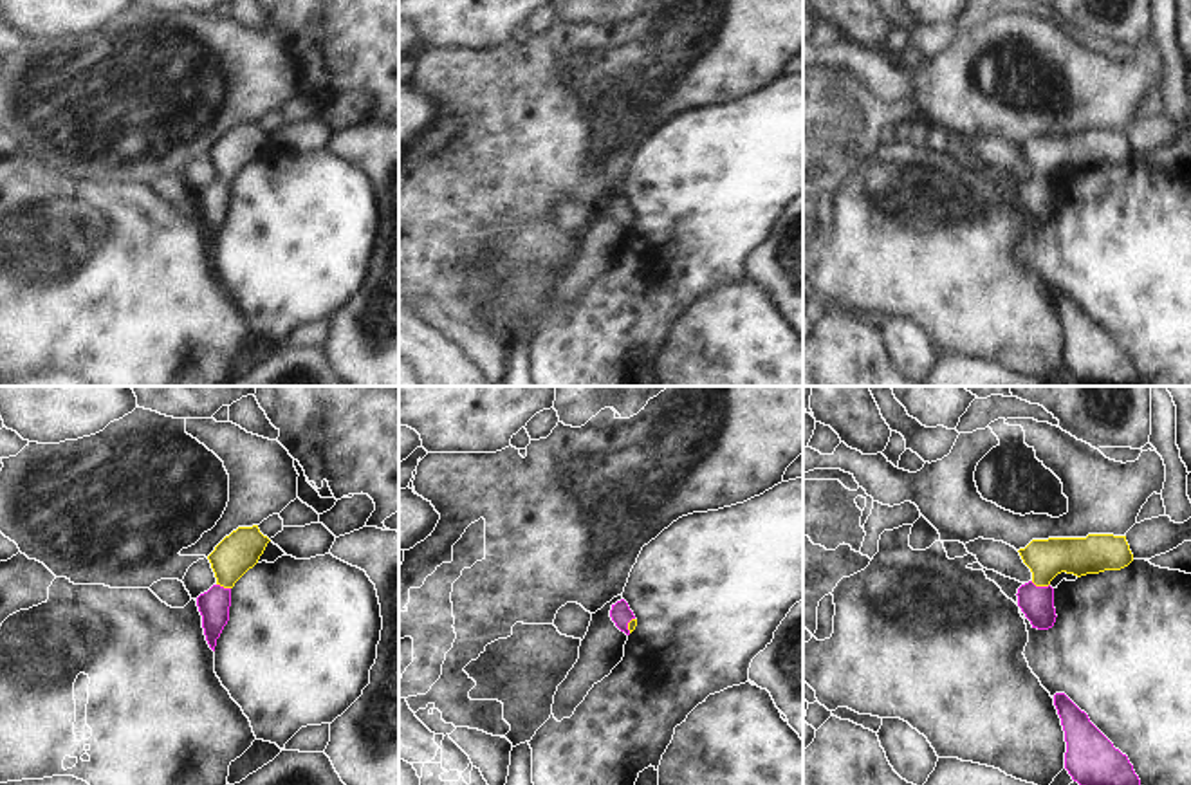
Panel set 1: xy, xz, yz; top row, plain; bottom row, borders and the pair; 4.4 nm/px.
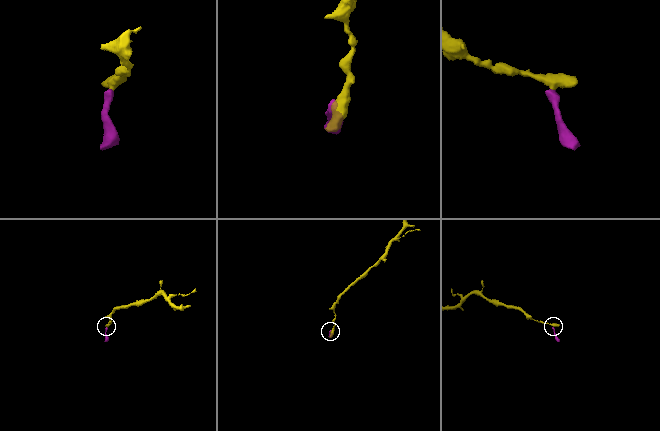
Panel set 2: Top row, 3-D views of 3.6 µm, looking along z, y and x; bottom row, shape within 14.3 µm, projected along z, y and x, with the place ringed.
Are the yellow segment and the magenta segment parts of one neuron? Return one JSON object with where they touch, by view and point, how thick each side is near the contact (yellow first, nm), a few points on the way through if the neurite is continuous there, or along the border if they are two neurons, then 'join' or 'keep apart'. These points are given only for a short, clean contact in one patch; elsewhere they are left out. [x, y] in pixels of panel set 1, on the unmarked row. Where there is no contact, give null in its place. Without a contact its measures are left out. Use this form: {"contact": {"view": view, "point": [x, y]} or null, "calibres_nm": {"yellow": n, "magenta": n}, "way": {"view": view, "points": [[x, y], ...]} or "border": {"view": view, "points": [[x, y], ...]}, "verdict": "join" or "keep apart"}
{"contact": {"view": "yz", "point": [1040, 181]}, "calibres_nm": {"yellow": 170, "magenta": 150}, "way": {"view": "yz", "points": [[1045, 154], [1040, 181], [1036, 199]]}, "verdict": "join"}

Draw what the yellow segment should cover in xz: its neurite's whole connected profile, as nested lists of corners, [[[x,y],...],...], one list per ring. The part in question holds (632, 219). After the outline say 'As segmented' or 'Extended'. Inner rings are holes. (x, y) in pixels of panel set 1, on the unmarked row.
[[[624,195],[612,200],[610,213],[626,231],[630,231],[637,222],[637,215]]]. Extended

